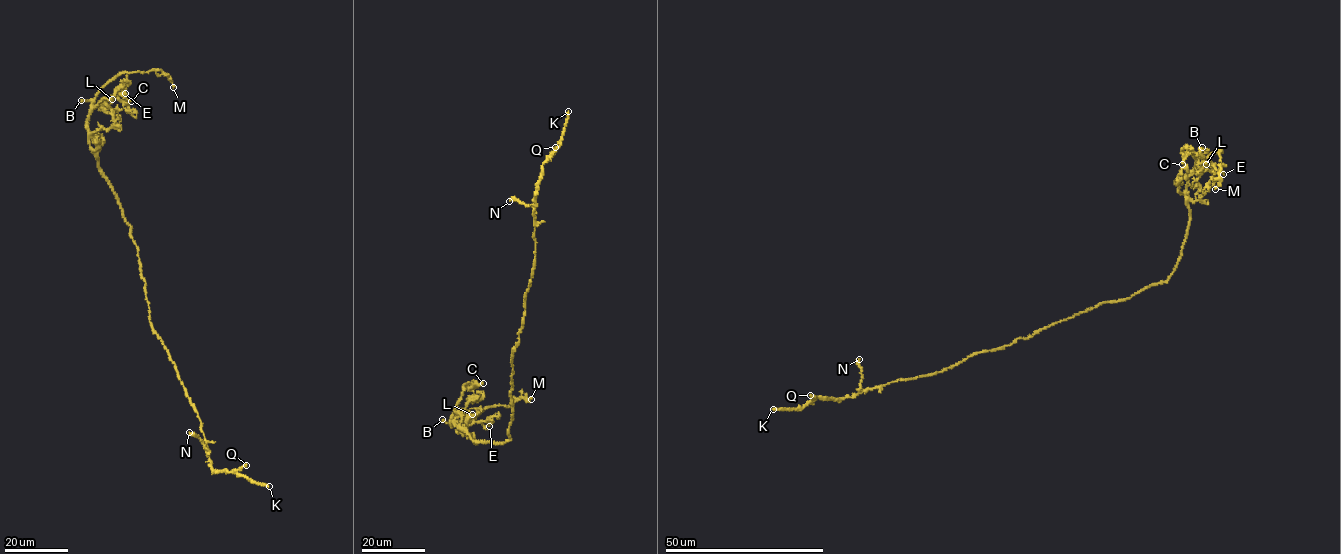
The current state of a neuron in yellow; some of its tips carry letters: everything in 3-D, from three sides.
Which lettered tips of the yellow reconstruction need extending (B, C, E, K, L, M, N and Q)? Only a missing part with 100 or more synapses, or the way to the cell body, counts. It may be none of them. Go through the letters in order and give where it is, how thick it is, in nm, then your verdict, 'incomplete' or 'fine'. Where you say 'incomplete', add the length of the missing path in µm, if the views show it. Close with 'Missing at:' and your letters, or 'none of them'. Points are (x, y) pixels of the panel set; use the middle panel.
B: place (442, 419); calibre 280 nm; incomplete; missing 25 µm
C: place (483, 383); calibre 200 nm; fine
E: place (489, 426); calibre 200 nm; fine
K: place (568, 111); calibre 300 nm; incomplete; missing 130 µm
L: place (472, 414); calibre 220 nm; fine
M: place (531, 399); calibre 160 nm; fine
N: place (509, 201); calibre 340 nm; fine
Q: place (555, 147); calibre 320 nm; fine
Missing at: B, K

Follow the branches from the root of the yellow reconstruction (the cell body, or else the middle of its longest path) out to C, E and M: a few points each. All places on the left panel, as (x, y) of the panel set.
C: (146, 296), (129, 224), (91, 148), (87, 122), (91, 109), (102, 100), (111, 99), (116, 92), (131, 101)
E: (146, 296), (129, 224), (99, 167), (98, 158), (89, 139), (91, 106), (106, 97), (125, 93)
M: (146, 296), (129, 224), (91, 148), (87, 122), (97, 93), (121, 73), (160, 69), (173, 87)

